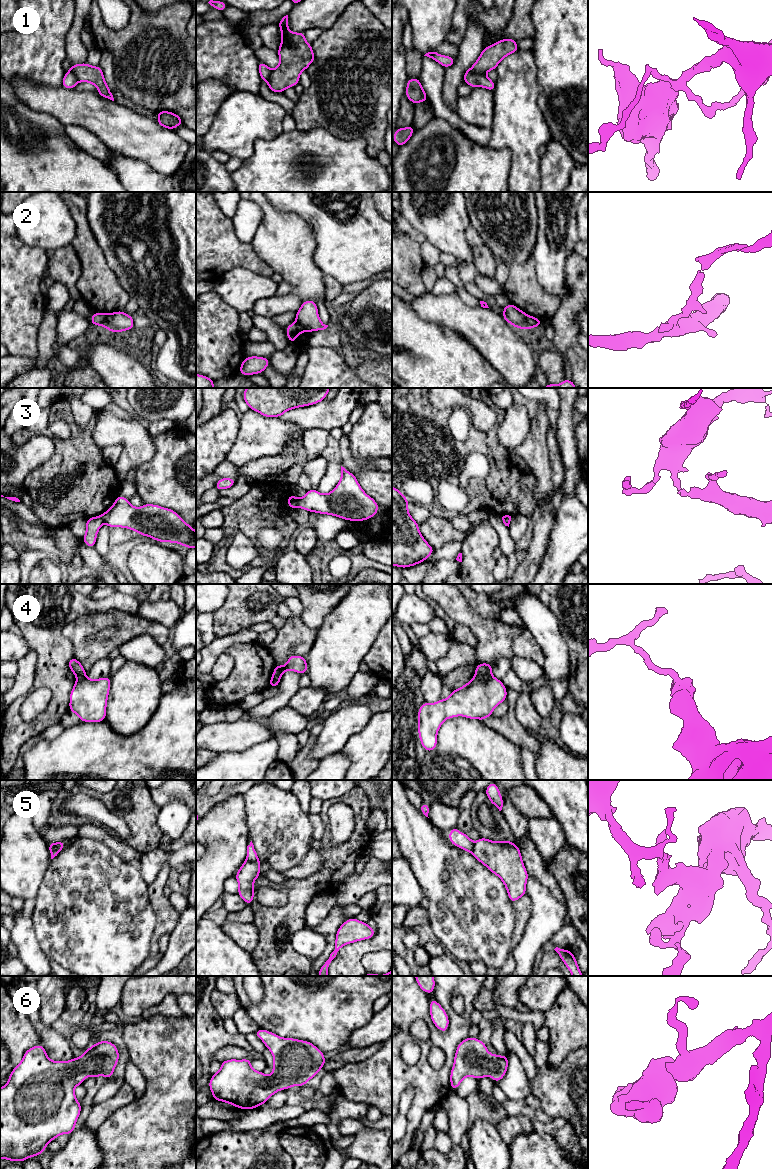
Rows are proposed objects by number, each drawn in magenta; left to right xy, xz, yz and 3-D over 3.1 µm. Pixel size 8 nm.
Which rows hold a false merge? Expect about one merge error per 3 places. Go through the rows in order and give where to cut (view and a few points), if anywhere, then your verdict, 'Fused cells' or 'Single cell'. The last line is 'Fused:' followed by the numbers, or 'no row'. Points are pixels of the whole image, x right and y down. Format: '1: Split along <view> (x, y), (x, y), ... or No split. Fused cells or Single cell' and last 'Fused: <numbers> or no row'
1: Split along yz (469, 69), (474, 73), (483, 75). Fused cells
2: Split along xy (105, 314), (107, 328). Fused cells
3: Split along xz (299, 499), (297, 506). Fused cells
4: Split along yz (475, 675), (491, 676). Fused cells
5: Split along xz (257, 859), (246, 861). Fused cells
6: No split. Single cell
Fused: 1, 2, 3, 4, 5

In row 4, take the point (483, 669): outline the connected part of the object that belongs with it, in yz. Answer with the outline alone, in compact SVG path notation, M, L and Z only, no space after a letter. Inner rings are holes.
M480 663L475 668L475 676L490 677L492 676L492 664Z

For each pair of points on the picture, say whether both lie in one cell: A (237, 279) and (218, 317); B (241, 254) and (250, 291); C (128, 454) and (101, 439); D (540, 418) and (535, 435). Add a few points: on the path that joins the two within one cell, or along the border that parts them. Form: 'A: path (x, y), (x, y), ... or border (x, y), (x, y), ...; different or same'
A: border (213, 290), (238, 312); different
B: border (221, 274), (233, 268), (249, 268), (266, 276); different
C: path (127, 445), (121, 439), (110, 439); same
D: path (540, 422), (537, 431); same

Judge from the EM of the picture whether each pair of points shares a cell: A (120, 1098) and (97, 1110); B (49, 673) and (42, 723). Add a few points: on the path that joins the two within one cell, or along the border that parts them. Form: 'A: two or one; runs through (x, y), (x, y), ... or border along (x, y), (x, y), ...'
A: one; runs through (114, 1103), (103, 1110)
B: one; runs through (57, 685), (57, 704), (54, 711)

